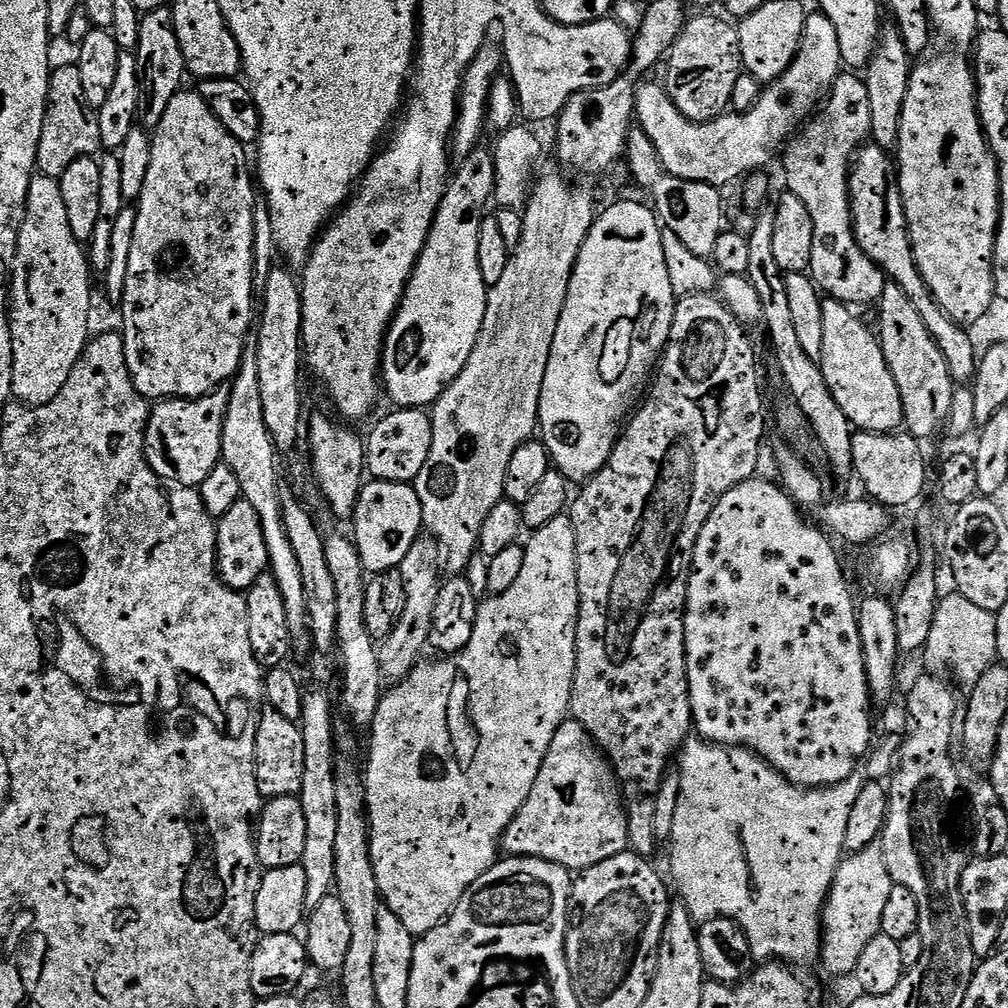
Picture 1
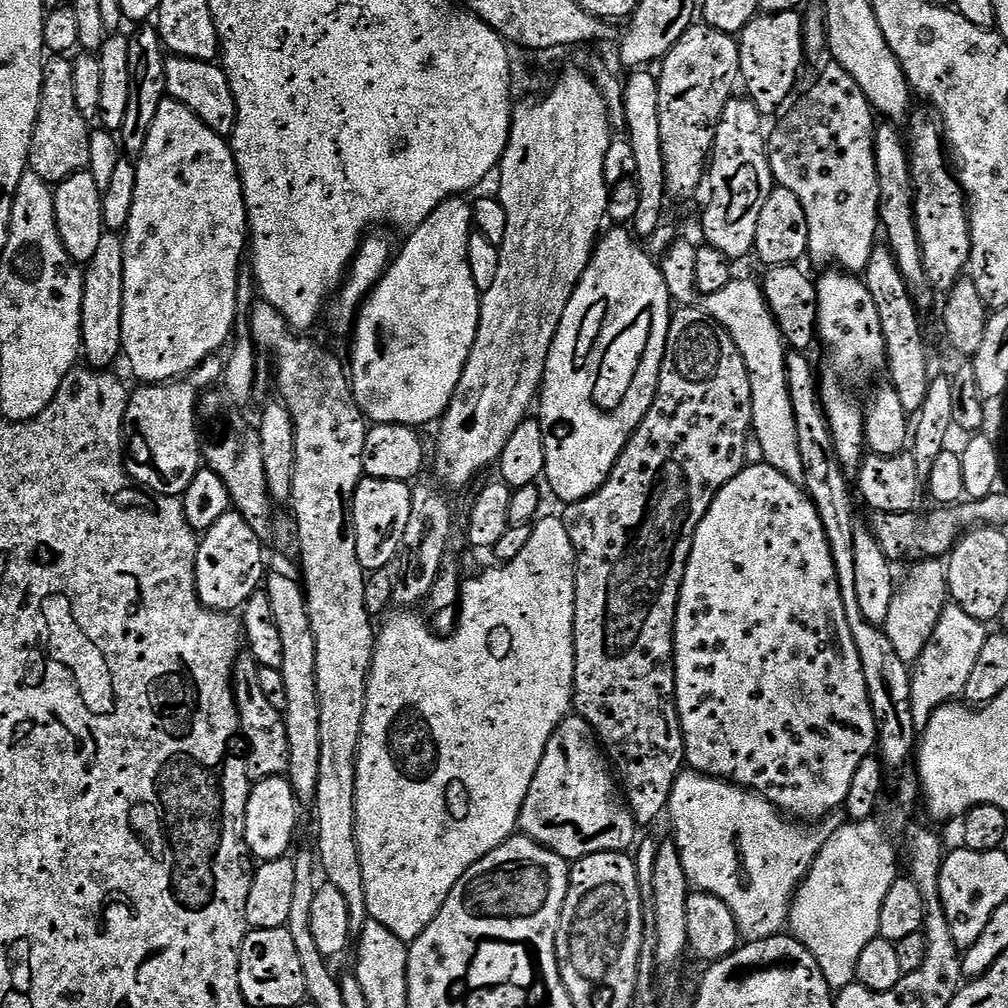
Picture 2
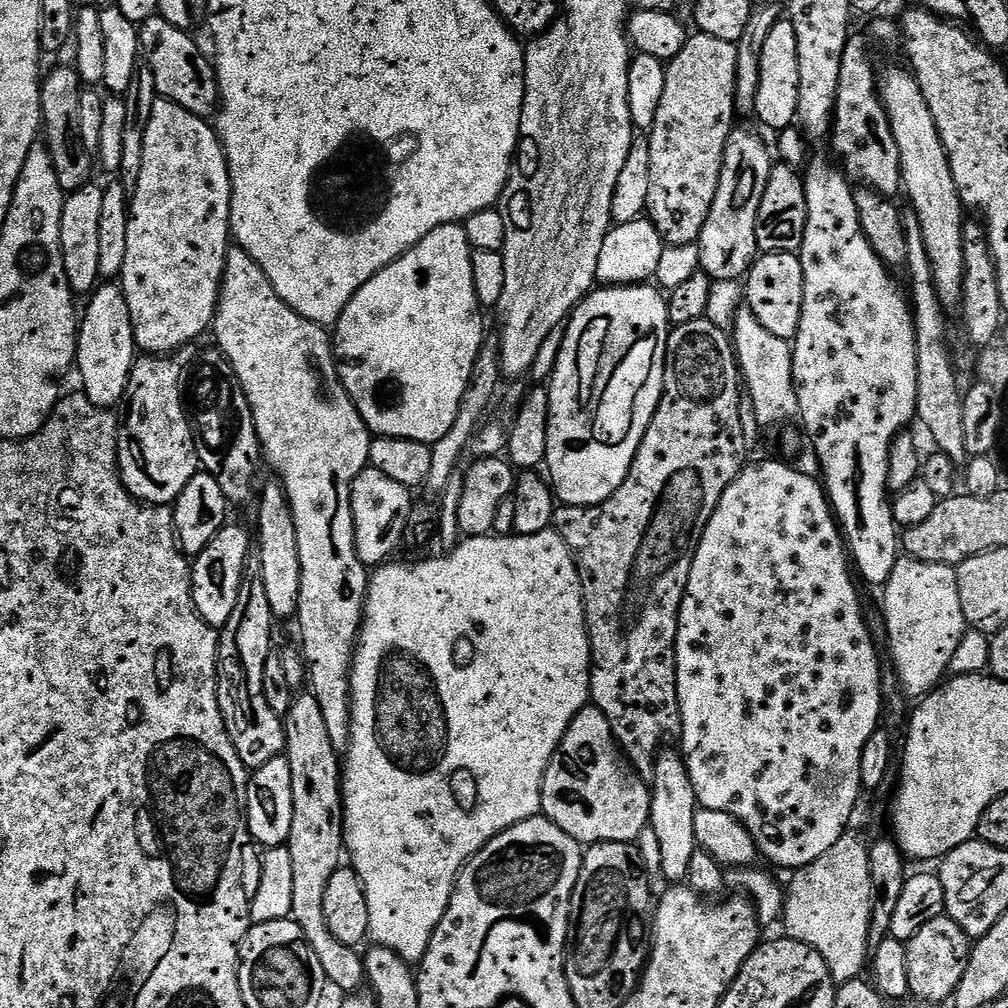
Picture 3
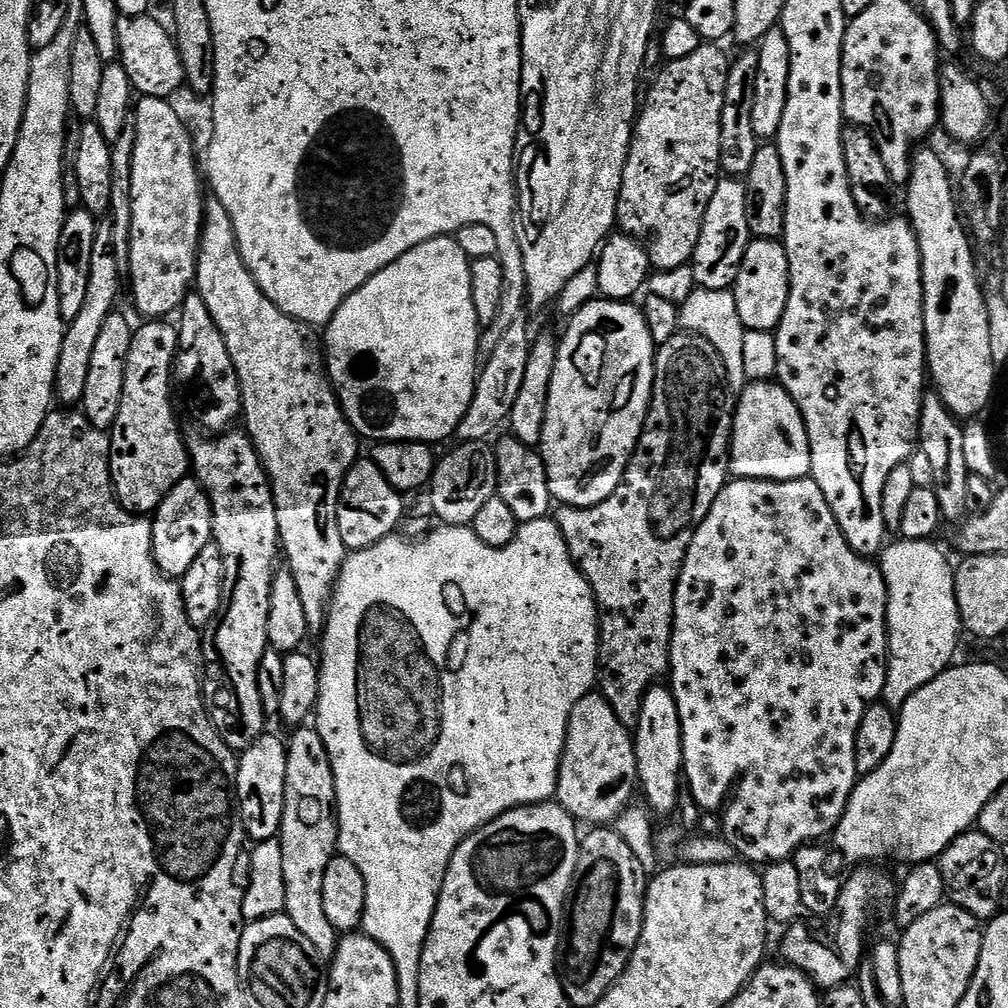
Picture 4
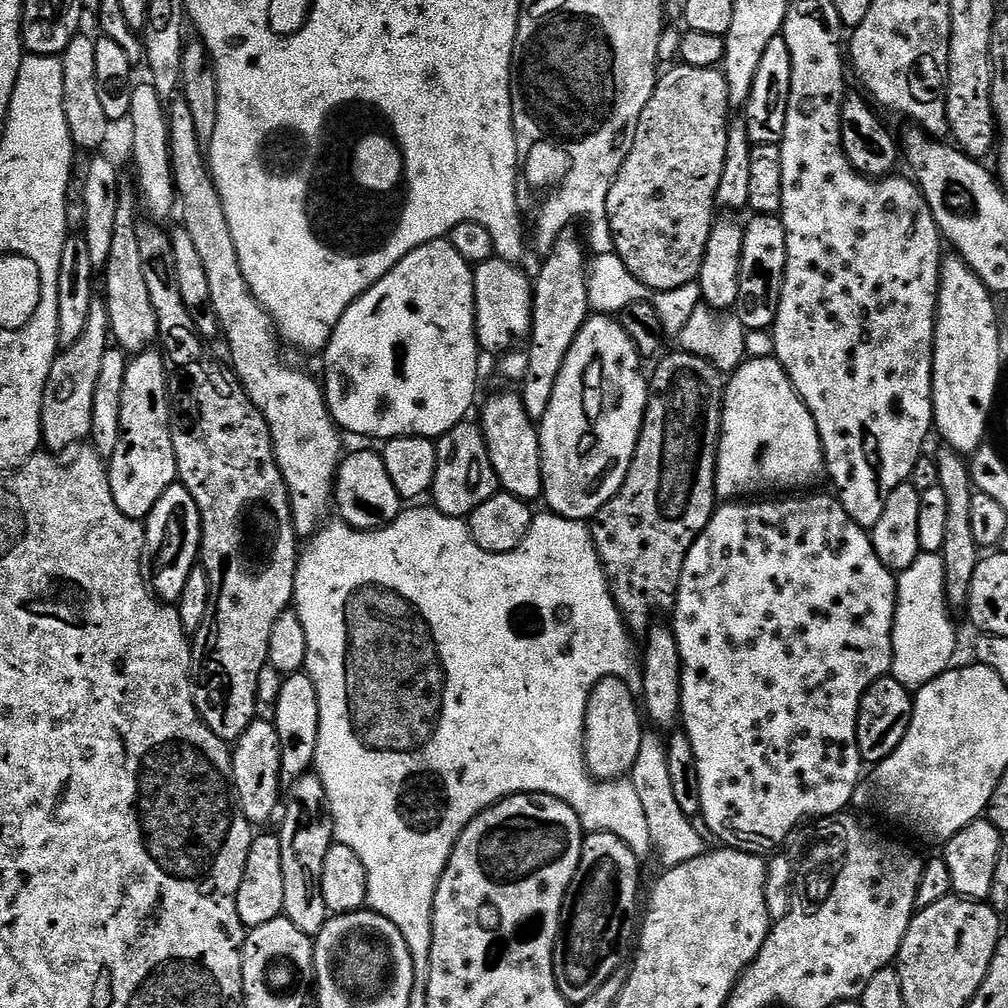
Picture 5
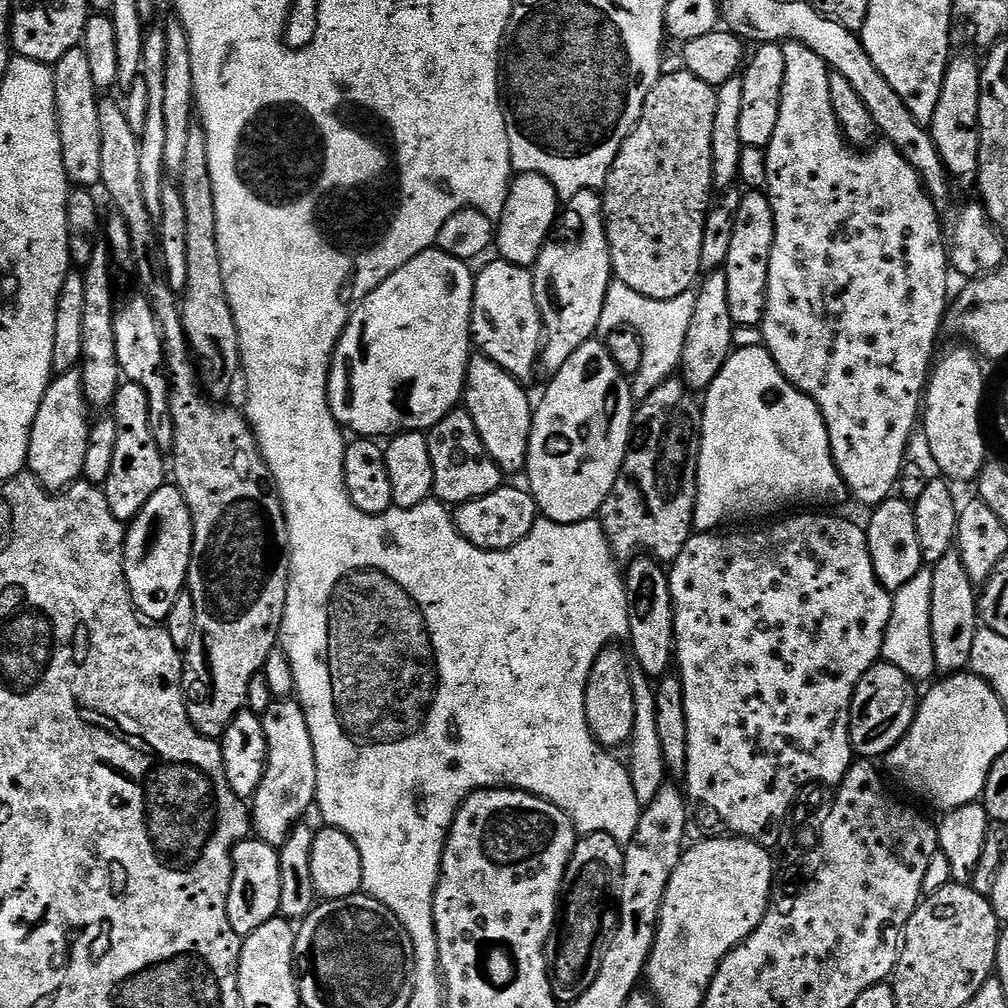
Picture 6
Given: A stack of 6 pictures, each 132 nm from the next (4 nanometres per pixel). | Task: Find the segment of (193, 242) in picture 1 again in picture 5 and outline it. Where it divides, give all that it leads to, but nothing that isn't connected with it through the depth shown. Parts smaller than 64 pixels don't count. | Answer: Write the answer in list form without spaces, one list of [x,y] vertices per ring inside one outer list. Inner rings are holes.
[[[144,82],[131,89],[130,110],[127,123],[132,124],[132,164],[136,167],[136,184],[144,199],[144,208],[151,219],[164,222],[174,212],[176,185],[172,183],[172,152],[168,149],[168,112],[161,93],[150,82]]]

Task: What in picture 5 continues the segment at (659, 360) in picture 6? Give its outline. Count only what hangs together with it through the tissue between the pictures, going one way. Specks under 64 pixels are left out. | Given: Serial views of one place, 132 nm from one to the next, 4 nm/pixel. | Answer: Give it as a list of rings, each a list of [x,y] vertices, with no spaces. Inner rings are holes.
[[[600,250],[596,257],[591,257],[590,263],[586,268],[588,277],[588,307],[596,314],[618,314],[626,310],[634,302],[644,302],[654,306],[658,318],[664,327],[664,335],[668,338],[676,338],[682,328],[686,326],[687,319],[694,312],[695,308],[702,304],[700,298],[700,285],[693,282],[686,286],[678,286],[678,290],[666,290],[656,292],[652,288],[646,287],[630,270],[626,270],[620,257],[612,250]]]

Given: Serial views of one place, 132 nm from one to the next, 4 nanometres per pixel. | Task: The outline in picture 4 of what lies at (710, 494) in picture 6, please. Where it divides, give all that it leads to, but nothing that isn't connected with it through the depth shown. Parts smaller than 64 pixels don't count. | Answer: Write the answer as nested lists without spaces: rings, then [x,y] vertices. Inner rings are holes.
[[[772,380],[749,383],[745,390],[739,393],[736,415],[732,417],[731,475],[745,480],[803,480],[811,470],[810,438],[802,414],[790,394],[779,382]]]

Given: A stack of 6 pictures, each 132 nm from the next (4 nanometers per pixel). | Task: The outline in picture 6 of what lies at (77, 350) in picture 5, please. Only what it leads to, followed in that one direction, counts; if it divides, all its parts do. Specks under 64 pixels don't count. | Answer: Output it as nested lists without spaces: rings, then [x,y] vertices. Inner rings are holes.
[[[79,371],[59,373],[49,384],[42,398],[42,406],[38,406],[38,418],[34,418],[26,465],[27,471],[35,476],[36,481],[53,494],[67,490],[84,475],[90,431],[88,412],[90,405],[84,397]]]

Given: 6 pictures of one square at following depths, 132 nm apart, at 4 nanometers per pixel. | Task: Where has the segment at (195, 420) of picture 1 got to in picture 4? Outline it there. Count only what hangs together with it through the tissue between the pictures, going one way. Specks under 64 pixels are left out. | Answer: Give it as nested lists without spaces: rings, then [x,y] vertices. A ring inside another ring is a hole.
[[[152,318],[137,327],[132,334],[130,354],[126,360],[126,378],[122,390],[122,406],[118,410],[116,425],[110,429],[112,438],[112,487],[116,489],[116,499],[126,511],[137,514],[152,514],[160,503],[174,490],[178,481],[190,472],[190,457],[185,433],[180,433],[176,412],[172,409],[172,384],[174,385],[174,365],[180,347],[180,329],[175,323]]]

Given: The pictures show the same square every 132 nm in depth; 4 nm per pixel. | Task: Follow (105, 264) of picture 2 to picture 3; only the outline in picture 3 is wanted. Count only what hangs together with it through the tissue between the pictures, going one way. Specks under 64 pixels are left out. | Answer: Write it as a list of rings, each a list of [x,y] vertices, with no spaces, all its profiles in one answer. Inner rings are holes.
[[[104,282],[87,297],[88,305],[83,305],[78,320],[76,334],[75,367],[80,367],[80,384],[83,394],[99,408],[115,409],[116,403],[123,401],[128,394],[128,383],[132,377],[132,368],[138,359],[138,349],[134,338],[134,326],[130,322],[130,306],[126,306],[124,290],[116,282]]]

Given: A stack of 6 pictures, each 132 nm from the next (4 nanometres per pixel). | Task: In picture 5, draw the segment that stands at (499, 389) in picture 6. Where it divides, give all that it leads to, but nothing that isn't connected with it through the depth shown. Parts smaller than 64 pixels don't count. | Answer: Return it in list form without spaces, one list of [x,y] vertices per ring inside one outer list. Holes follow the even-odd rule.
[[[519,395],[490,397],[480,412],[478,427],[484,433],[497,485],[519,500],[539,501],[544,490],[540,433],[537,425],[526,414]]]

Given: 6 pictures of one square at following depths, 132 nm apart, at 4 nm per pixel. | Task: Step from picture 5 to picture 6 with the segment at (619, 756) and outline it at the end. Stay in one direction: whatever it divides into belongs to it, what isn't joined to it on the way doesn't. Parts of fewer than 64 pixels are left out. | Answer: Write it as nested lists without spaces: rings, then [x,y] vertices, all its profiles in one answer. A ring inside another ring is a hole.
[[[620,646],[603,648],[588,675],[586,690],[586,718],[594,738],[609,750],[616,750],[619,744],[627,745],[634,730],[634,689],[631,685],[631,667],[629,657]]]

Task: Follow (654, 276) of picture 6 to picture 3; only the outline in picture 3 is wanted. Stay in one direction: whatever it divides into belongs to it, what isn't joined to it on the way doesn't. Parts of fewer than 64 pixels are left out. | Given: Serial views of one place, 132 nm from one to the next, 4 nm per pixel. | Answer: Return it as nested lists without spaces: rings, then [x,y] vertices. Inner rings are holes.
[[[697,31],[689,35],[686,46],[678,58],[667,61],[665,90],[657,116],[648,132],[650,142],[650,190],[646,216],[657,228],[665,245],[694,244],[706,226],[714,194],[718,190],[718,178],[722,174],[724,147],[738,120],[736,110],[736,67],[738,50],[735,44],[722,42],[722,38],[710,38],[710,34]]]

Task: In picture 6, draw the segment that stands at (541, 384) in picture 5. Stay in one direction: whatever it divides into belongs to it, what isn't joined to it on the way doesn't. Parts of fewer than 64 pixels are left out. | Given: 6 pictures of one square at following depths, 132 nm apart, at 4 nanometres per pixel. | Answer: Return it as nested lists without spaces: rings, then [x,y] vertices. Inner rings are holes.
[[[587,188],[578,194],[567,197],[565,204],[568,205],[566,205],[565,208],[563,205],[562,211],[559,213],[558,223],[554,228],[554,235],[544,241],[544,249],[540,251],[540,256],[536,259],[534,271],[532,272],[534,294],[536,295],[536,301],[538,302],[540,317],[544,323],[544,342],[538,357],[538,364],[541,369],[544,367],[545,370],[548,371],[548,374],[555,374],[555,372],[566,363],[566,358],[570,358],[570,354],[574,354],[574,350],[578,350],[578,346],[582,346],[587,340],[591,340],[597,335],[596,327],[602,318],[602,302],[606,300],[606,290],[612,285],[614,279],[612,274],[612,255],[610,254],[610,246],[608,245],[608,235],[604,229],[604,201],[601,193],[591,188]]]

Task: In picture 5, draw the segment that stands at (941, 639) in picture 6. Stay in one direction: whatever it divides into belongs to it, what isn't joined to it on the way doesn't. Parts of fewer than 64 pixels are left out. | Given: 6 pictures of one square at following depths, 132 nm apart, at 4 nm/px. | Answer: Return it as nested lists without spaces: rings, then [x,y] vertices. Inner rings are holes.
[[[940,446],[934,452],[934,459],[938,468],[938,487],[946,496],[946,538],[942,541],[939,553],[945,564],[945,594],[953,609],[963,609],[968,602],[974,570],[982,559],[982,550],[974,542],[974,533],[970,527],[970,498],[974,489],[968,473],[968,460],[961,453]]]

